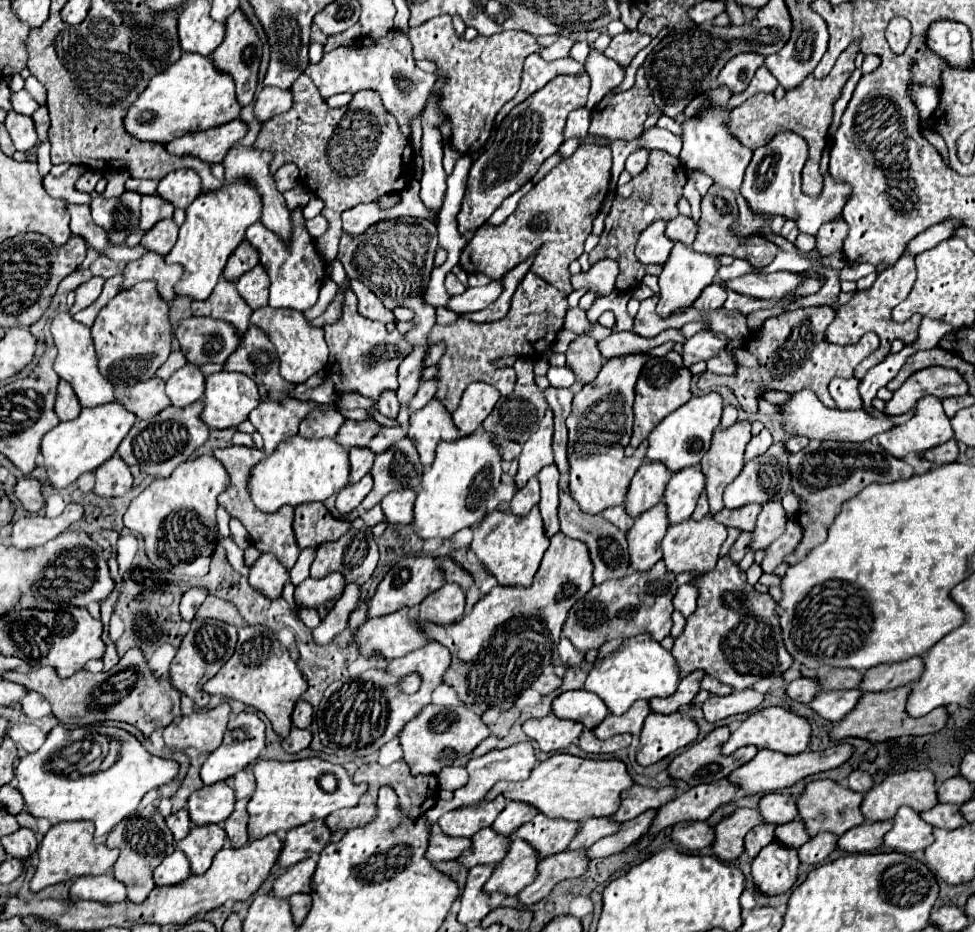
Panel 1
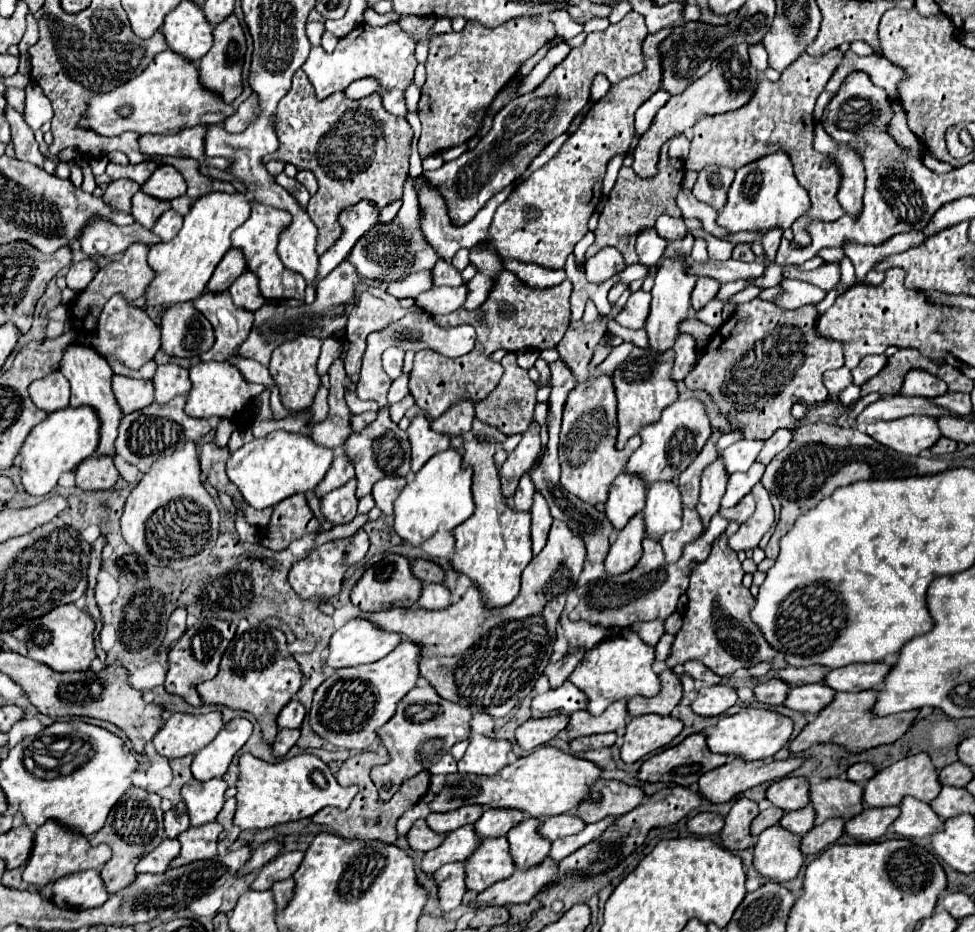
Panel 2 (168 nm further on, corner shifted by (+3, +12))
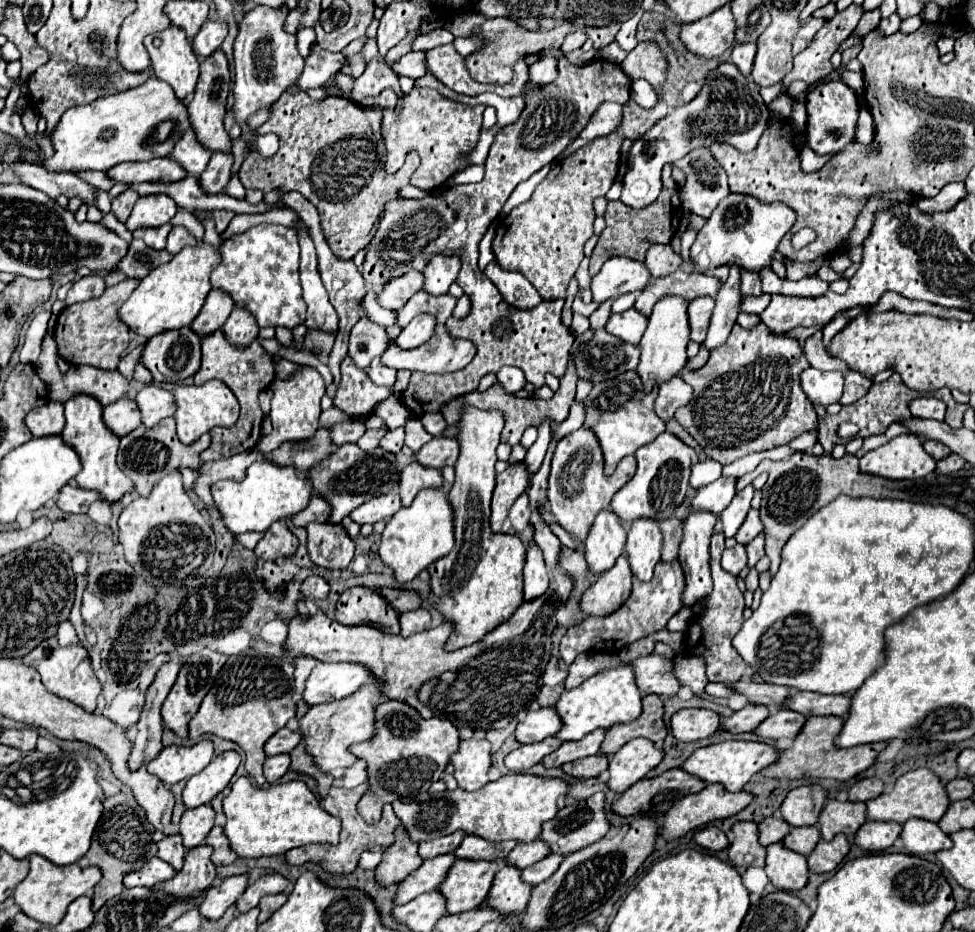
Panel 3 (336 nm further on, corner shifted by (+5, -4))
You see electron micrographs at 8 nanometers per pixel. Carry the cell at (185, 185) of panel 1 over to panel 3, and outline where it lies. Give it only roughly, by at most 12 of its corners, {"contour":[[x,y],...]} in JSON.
{"contour":[[164,194],[138,198],[126,228],[162,226],[176,202]]}

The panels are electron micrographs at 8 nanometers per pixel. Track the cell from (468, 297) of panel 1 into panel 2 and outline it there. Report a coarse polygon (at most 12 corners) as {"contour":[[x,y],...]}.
{"contour":[[466,286],[422,292],[414,306],[430,316],[462,308]]}

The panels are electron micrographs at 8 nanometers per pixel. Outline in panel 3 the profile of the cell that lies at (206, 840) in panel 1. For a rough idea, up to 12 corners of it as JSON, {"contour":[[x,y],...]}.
{"contour":[[212,848],[188,850],[182,870],[154,888],[180,898],[216,880]]}

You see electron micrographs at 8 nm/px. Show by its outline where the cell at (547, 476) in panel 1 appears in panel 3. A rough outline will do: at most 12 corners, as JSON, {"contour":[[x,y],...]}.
{"contour":[[530,540],[524,600],[544,594],[550,578],[542,550]]}

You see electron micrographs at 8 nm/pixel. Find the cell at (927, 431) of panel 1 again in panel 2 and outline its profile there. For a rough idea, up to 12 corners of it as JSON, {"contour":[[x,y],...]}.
{"contour":[[936,418],[868,424],[882,446],[918,456],[940,438]]}

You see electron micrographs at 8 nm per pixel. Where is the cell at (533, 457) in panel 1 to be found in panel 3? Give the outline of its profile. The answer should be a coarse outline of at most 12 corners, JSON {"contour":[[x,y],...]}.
{"contour":[[510,464],[496,476],[490,526],[502,524],[512,504],[528,488],[530,470]]}

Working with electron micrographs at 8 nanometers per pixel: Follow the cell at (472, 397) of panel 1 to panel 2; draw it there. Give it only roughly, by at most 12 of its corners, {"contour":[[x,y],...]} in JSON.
{"contour":[[474,402],[454,404],[430,428],[462,436],[472,428]]}

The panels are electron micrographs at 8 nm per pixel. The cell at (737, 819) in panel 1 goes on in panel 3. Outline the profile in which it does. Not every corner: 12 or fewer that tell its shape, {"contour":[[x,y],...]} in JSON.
{"contour":[[754,822],[732,826],[728,858],[738,868],[764,866]]}

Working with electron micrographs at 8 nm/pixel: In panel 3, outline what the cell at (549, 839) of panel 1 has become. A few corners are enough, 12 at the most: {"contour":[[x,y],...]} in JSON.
{"contour":[[502,864],[484,904],[506,916],[524,912],[532,884]]}

